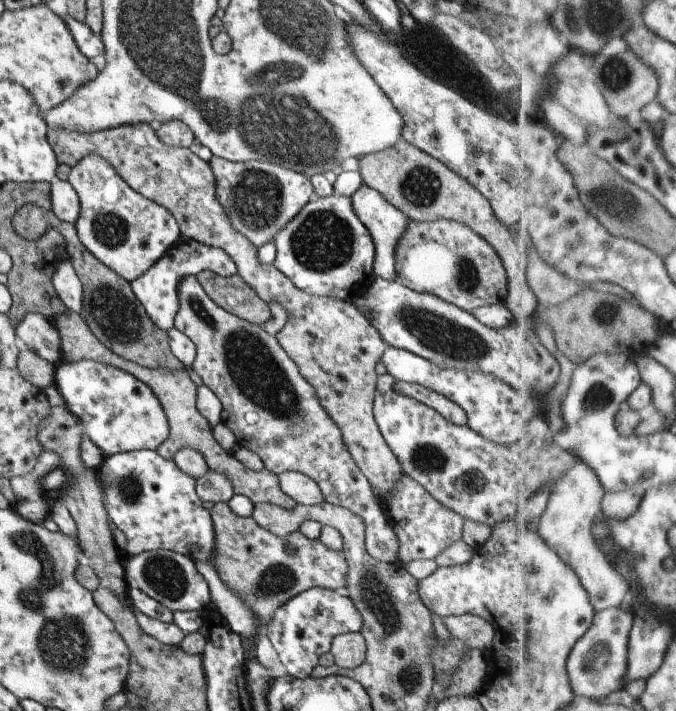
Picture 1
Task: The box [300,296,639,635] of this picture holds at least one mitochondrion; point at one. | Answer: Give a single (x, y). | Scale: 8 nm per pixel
(437, 333)

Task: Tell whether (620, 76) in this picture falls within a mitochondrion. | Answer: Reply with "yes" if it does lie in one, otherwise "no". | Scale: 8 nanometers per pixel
yes

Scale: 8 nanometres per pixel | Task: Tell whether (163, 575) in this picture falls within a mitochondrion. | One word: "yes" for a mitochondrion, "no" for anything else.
yes

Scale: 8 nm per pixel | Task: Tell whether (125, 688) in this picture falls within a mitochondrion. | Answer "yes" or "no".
no

